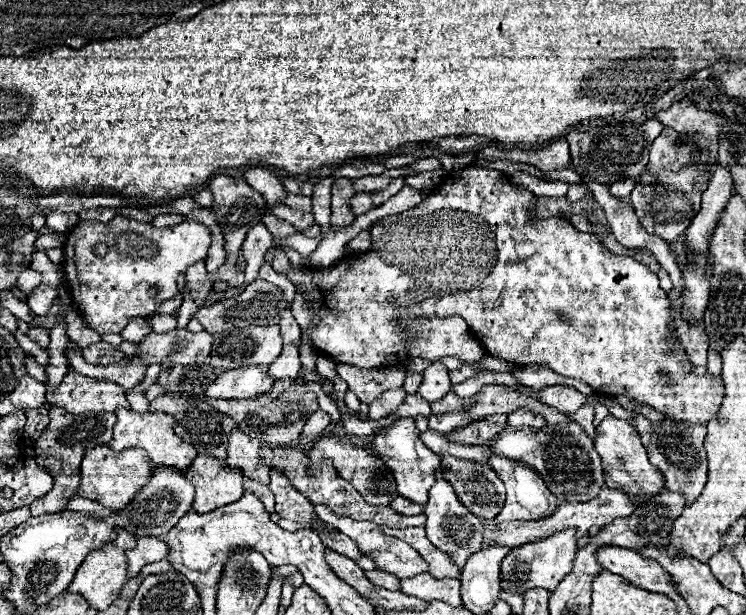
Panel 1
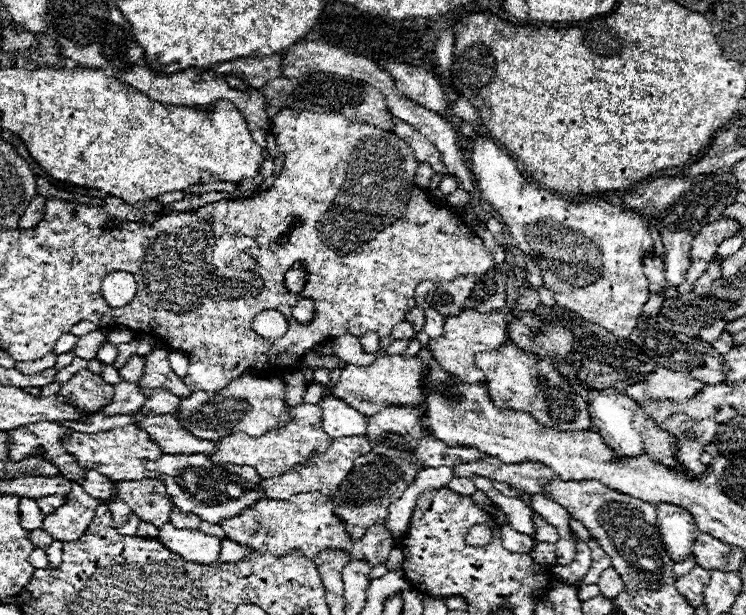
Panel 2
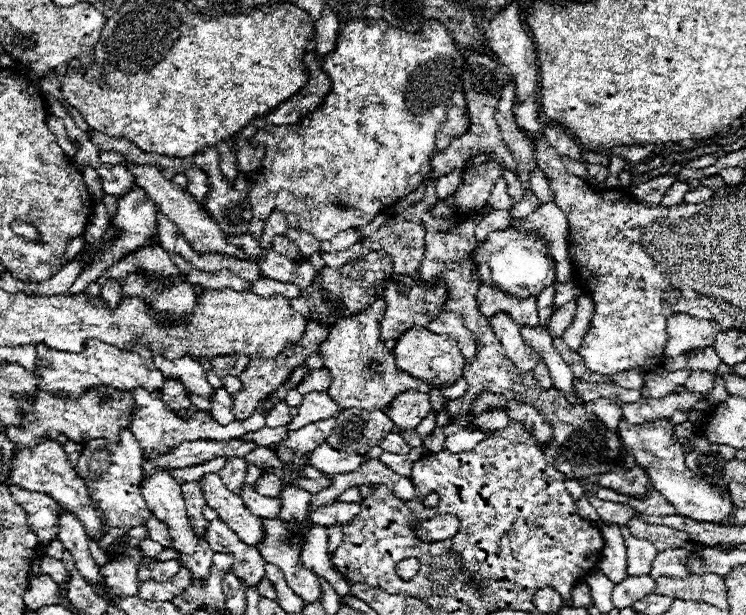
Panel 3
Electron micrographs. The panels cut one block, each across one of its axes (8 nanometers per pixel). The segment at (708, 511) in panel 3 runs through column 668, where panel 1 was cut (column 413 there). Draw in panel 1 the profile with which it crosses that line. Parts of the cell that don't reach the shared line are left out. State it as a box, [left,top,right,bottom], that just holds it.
[372,420,440,508]

